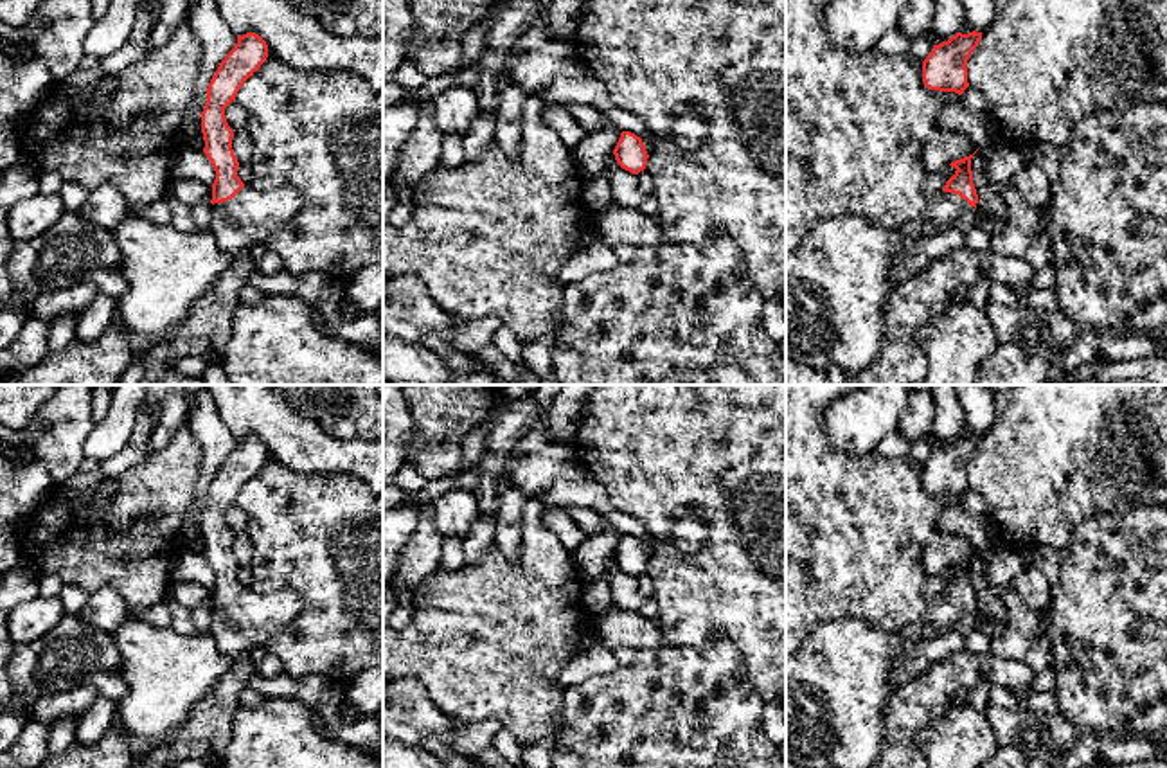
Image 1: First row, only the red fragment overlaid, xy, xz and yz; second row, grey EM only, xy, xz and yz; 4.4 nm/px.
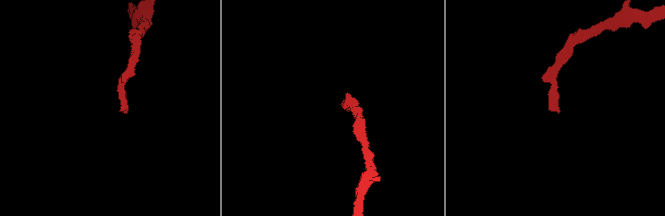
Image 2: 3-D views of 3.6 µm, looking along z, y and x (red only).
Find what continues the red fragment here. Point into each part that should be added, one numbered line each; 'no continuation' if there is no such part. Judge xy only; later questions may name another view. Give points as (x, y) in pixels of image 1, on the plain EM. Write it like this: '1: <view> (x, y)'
1: xy (245, 626)

